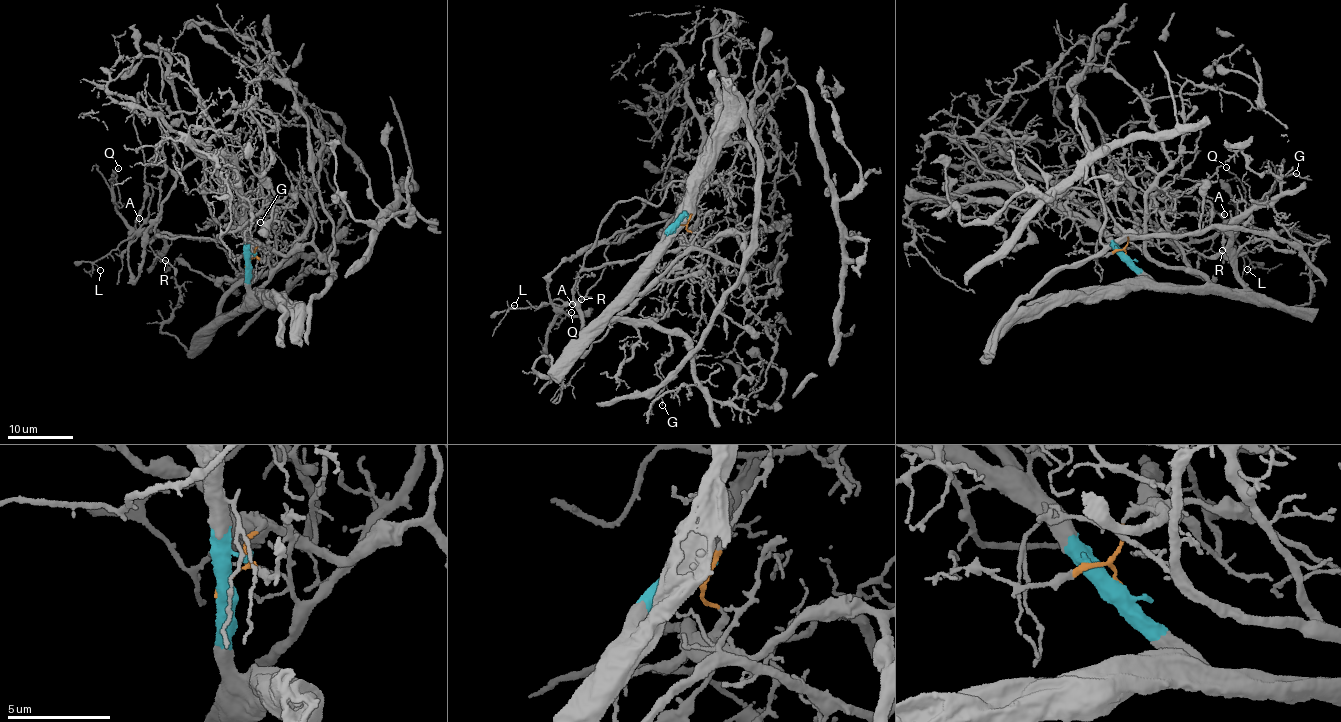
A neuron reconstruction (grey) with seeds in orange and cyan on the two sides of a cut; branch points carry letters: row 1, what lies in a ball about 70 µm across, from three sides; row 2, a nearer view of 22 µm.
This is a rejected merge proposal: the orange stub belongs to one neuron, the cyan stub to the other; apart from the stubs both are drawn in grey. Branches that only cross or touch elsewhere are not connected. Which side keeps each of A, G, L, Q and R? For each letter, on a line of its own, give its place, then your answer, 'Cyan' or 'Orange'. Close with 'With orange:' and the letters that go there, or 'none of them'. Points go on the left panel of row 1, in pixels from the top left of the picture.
A: Place: (139, 218). Orange
G: Place: (260, 222). Cyan
L: Place: (100, 270). Orange
Q: Place: (118, 168). Orange
R: Place: (165, 260). Orange
With orange: A, L, Q, R

